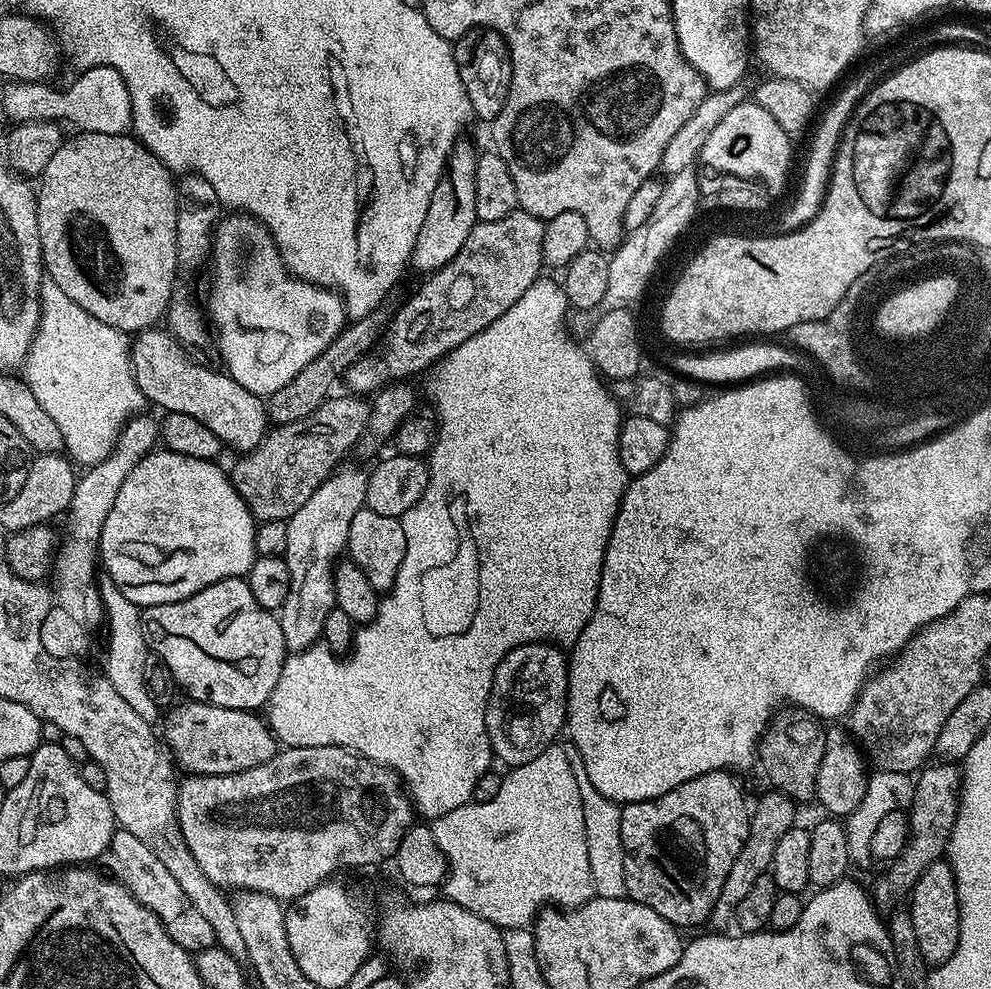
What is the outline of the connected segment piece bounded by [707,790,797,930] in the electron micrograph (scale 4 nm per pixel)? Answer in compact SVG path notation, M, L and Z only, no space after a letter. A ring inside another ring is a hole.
M768 790L768 793L761 798L760 805L757 808L755 805L751 809L746 842L742 842L742 850L738 850L738 858L734 858L734 866L730 866L730 874L726 874L726 882L722 882L718 902L712 913L708 915L707 923L716 927L713 929L727 929L724 927L735 921L738 902L746 898L747 892L753 888L754 882L758 882L758 878L769 875L778 841L782 839L782 834L786 834L786 830L790 830L797 823L796 808L797 805L793 800L783 792Z

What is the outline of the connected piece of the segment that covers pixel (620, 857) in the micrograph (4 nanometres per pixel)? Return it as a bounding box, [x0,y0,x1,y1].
[560,738,627,898]

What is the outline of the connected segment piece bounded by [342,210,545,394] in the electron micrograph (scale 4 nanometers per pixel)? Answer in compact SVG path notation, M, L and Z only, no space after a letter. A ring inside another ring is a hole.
M519 210L498 218L498 222L477 222L462 250L446 266L431 273L425 279L428 281L399 305L378 347L345 370L342 380L348 383L347 391L375 394L387 384L412 378L415 372L427 373L448 353L474 338L474 334L486 330L490 322L502 318L537 283L536 275L544 264L544 225L545 221L534 214Z

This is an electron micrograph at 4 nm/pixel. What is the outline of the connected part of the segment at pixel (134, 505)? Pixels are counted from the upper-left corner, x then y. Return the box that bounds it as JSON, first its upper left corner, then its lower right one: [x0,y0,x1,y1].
[98,450,258,609]

